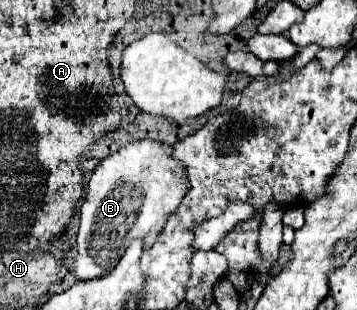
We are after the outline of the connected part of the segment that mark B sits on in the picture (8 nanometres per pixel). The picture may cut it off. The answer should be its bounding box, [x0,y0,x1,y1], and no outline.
[77,140,189,280]

